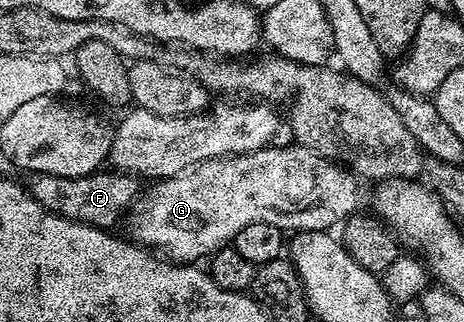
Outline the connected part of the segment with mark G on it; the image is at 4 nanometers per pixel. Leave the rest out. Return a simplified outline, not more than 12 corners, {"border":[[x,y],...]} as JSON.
{"border":[[295,142],[163,177],[127,235],[190,264],[335,229],[361,181]]}

